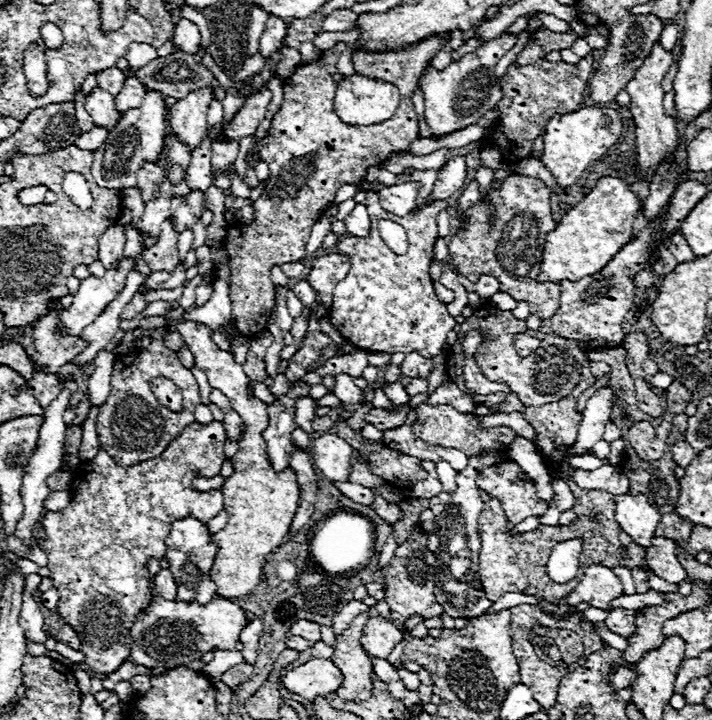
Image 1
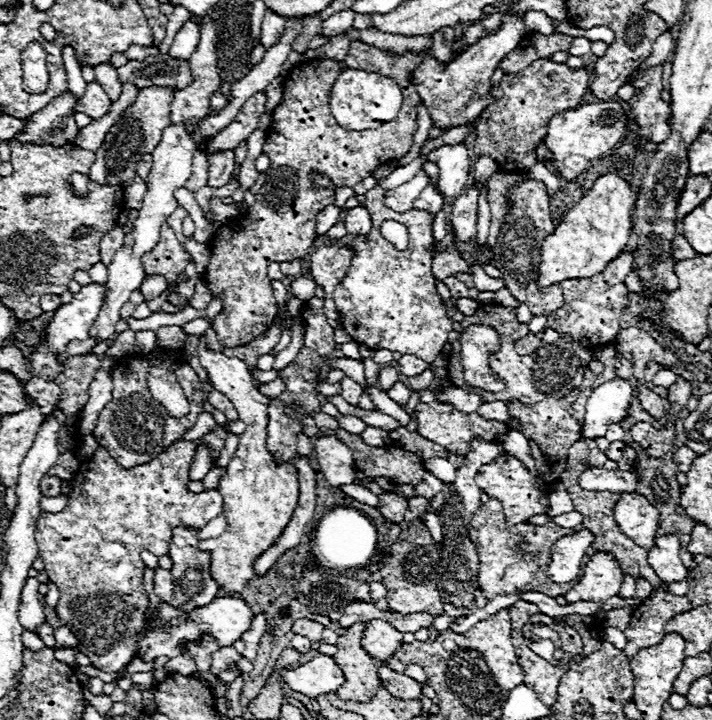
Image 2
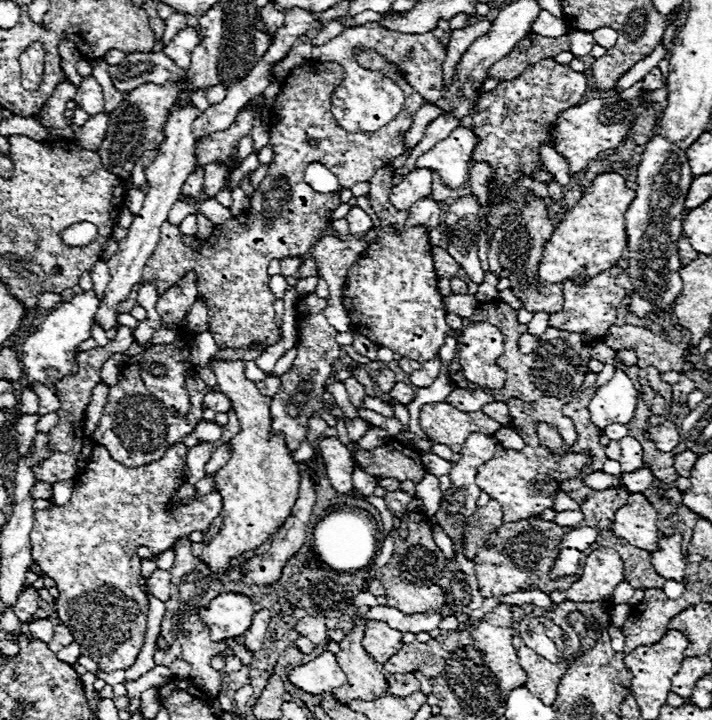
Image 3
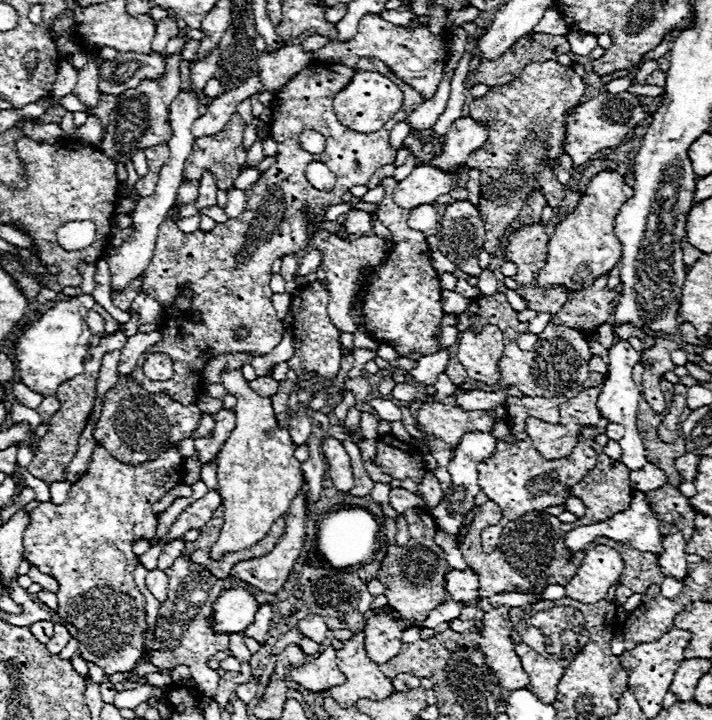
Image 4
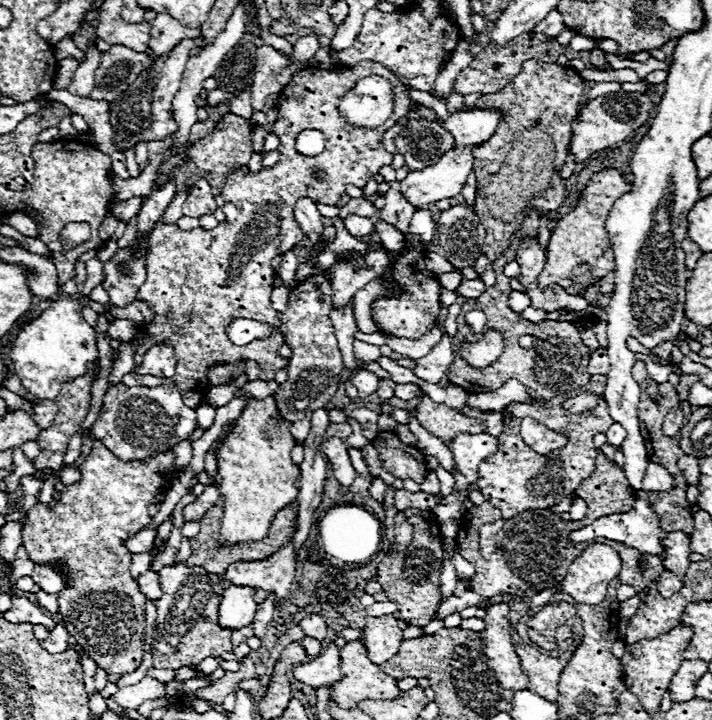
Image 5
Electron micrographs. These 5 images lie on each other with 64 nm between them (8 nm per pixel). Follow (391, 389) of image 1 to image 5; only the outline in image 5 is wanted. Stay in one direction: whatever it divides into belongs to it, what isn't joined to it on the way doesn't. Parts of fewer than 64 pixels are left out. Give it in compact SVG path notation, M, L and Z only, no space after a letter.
M396 384L394 396L400 398L400 400L412 400L412 398L420 396L420 386L416 386L416 384Z

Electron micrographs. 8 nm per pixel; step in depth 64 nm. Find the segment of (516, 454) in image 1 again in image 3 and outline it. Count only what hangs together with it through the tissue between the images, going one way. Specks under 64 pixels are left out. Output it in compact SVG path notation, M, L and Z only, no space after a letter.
M502 428L502 432L496 434L496 438L500 440L500 444L508 450L522 450L526 444L524 444L524 438L520 436L518 430L514 428Z

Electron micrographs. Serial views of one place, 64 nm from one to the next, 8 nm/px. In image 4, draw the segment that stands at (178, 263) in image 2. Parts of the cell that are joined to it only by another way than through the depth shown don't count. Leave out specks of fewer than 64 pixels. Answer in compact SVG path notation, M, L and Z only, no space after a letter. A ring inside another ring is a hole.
M364 56L354 70L341 64L313 62L296 76L292 76L292 80L282 86L282 90L270 104L270 138L278 144L278 154L276 162L260 176L260 180L244 192L248 198L246 212L242 212L244 226L218 224L212 232L196 230L192 234L184 234L178 230L174 220L164 220L164 224L160 224L152 260L142 276L142 290L146 290L164 306L172 302L174 294L188 286L194 294L194 300L192 308L186 314L164 320L164 340L146 350L146 354L168 354L174 362L174 376L164 382L146 378L142 372L146 356L142 356L134 370L134 378L138 380L138 384L154 394L166 392L174 402L188 406L188 400L192 400L192 394L188 398L188 392L192 392L202 382L200 374L204 364L208 362L202 358L202 350L212 348L214 356L226 352L252 352L254 356L260 356L270 352L284 334L284 326L282 322L278 322L276 310L272 308L270 300L270 264L280 256L304 250L312 242L308 224L316 224L320 228L320 224L326 222L324 208L340 204L344 192L348 192L356 184L368 184L368 180L380 166L394 162L398 150L390 146L390 130L398 122L408 120L410 112L416 110L422 102L424 98L414 88L396 78L394 72L374 56ZM324 65L336 66L332 69ZM357 70L380 72L394 84L398 84L398 88L404 92L404 104L400 112L378 132L352 132L344 128L334 116L334 96L346 87ZM304 130L316 130L326 138L324 152L310 154L300 148L298 138ZM314 160L324 162L336 174L334 190L320 192L310 186L304 170ZM306 208L310 210L310 214L304 212ZM196 312L200 312L198 324L194 324L190 318ZM238 328L248 328L248 338L234 340L234 332Z

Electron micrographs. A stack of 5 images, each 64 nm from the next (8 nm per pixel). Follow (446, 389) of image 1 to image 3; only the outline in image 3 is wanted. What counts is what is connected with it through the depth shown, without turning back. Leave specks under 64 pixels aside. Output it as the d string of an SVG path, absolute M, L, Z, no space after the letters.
M456 388L448 394L446 402L450 402L452 406L460 408L462 412L476 412L476 410L482 410L484 404L488 402L494 402L492 396L488 396L486 392L482 390L464 390L464 388Z

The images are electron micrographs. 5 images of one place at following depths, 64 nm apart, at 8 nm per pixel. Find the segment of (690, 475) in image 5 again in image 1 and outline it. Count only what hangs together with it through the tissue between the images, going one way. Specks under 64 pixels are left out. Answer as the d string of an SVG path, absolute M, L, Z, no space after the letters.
M678 440L678 442L674 442L672 446L670 446L672 450L672 456L674 456L674 462L678 464L678 466L682 466L682 468L686 468L694 458L696 458L696 450L686 442L686 440Z

